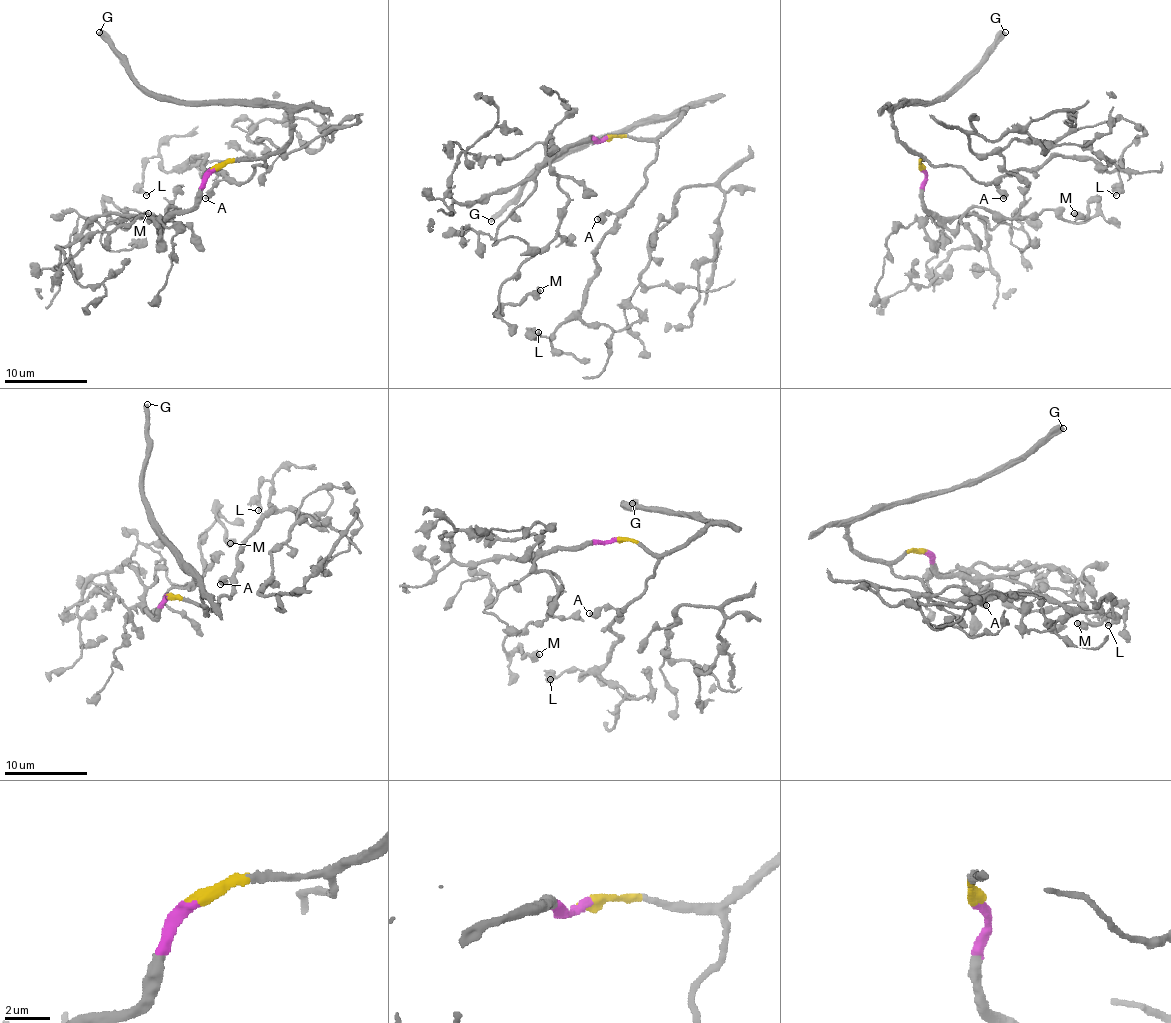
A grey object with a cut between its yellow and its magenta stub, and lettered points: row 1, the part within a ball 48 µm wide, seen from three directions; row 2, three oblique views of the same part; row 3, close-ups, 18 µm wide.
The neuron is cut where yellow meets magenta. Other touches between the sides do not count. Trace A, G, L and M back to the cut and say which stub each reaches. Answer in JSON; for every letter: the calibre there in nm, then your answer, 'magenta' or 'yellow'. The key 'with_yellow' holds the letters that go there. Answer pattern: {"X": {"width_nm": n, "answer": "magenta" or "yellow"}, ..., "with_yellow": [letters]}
{"A": {"width_nm": 480, "answer": "yellow"}, "G": {"width_nm": 550, "answer": "yellow"}, "L": {"width_nm": 280, "answer": "yellow"}, "M": {"width_nm": 600, "answer": "magenta"}, "with_yellow": ["A", "G", "L"]}

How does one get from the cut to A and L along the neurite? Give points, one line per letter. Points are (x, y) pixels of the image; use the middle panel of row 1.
A: (604, 138), (648, 138), (656, 145), (656, 159), (638, 196), (617, 213), (596, 219)
L: (604, 138), (648, 138), (656, 159), (646, 186), (600, 242), (586, 302), (551, 337), (534, 335), (538, 331)

